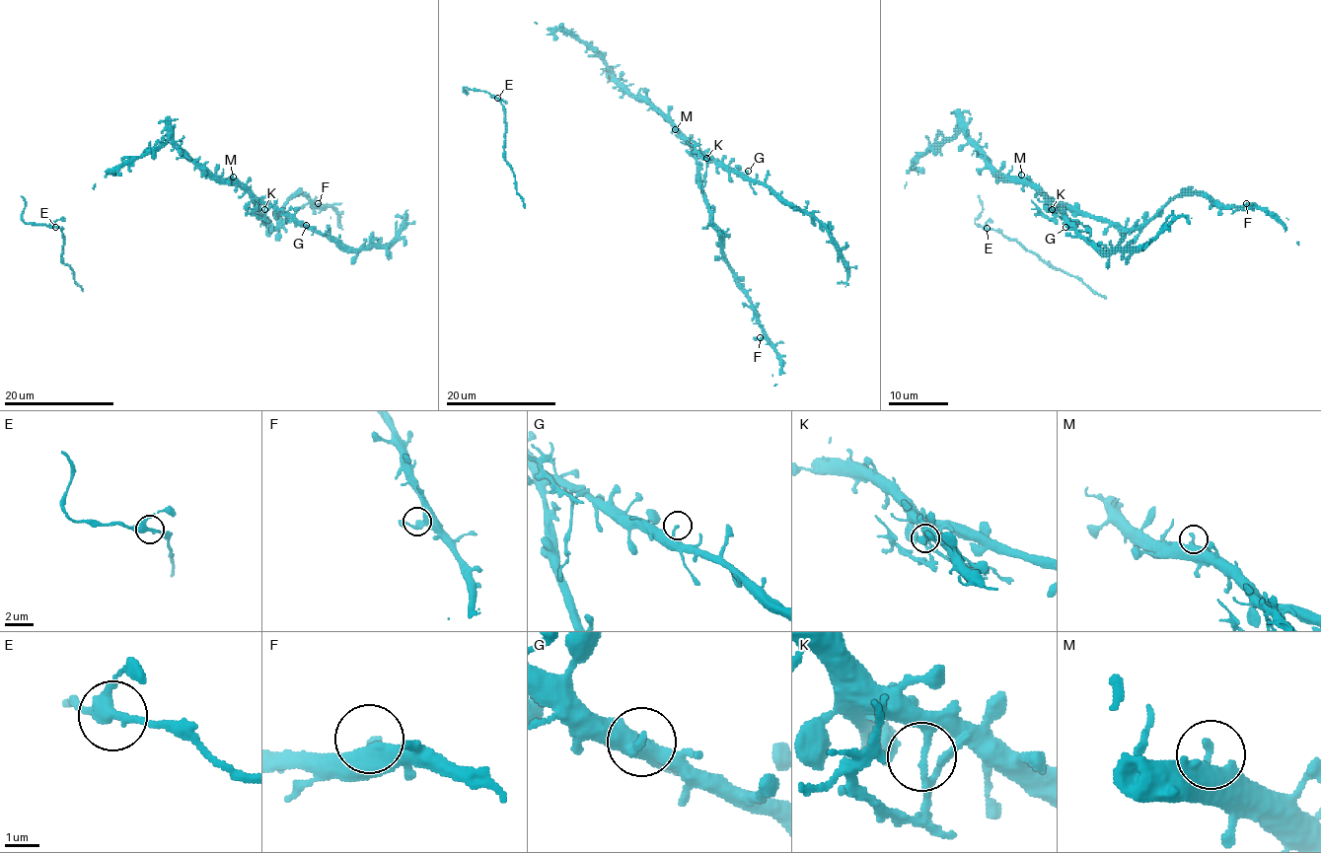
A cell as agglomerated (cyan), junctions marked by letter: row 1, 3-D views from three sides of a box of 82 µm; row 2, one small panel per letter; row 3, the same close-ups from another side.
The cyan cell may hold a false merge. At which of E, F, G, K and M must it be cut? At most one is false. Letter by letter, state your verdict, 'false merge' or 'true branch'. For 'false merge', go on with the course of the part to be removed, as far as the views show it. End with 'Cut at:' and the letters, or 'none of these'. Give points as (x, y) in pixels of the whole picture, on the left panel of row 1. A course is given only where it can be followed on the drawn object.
E: true branch
F: true branch
G: true branch
K: false merge | (264, 208), (264, 217), (258, 218), (254, 213), (256, 200)
M: true branch
Cut at: K

